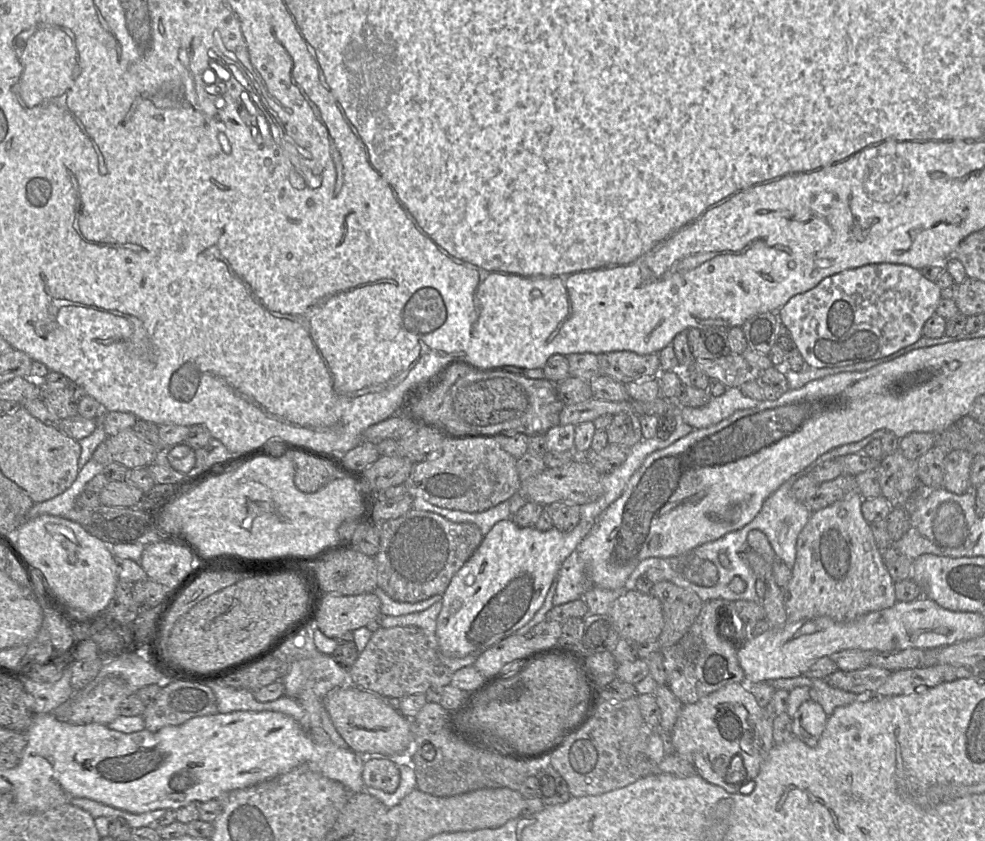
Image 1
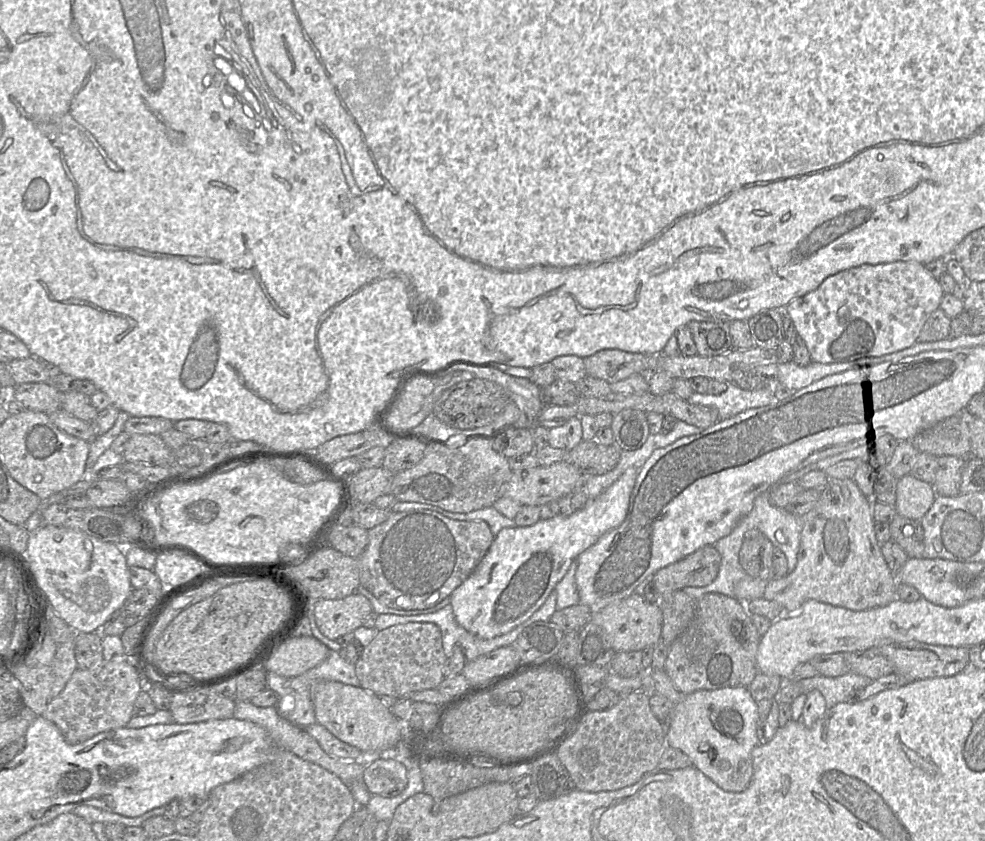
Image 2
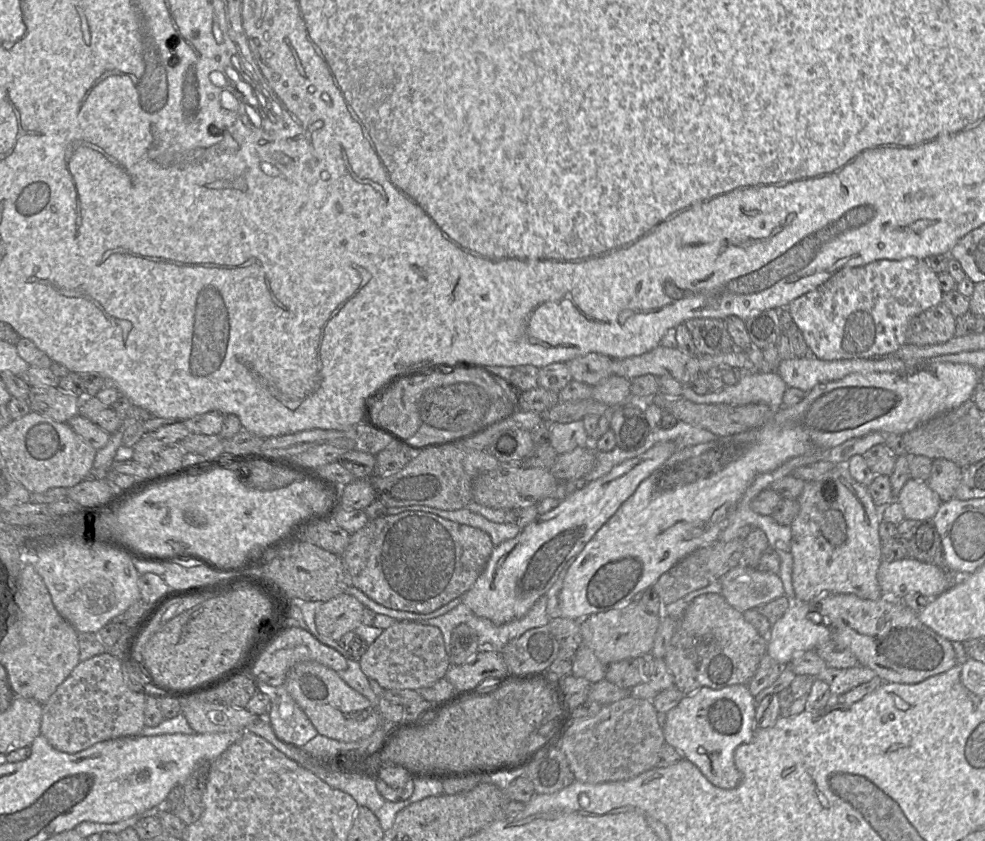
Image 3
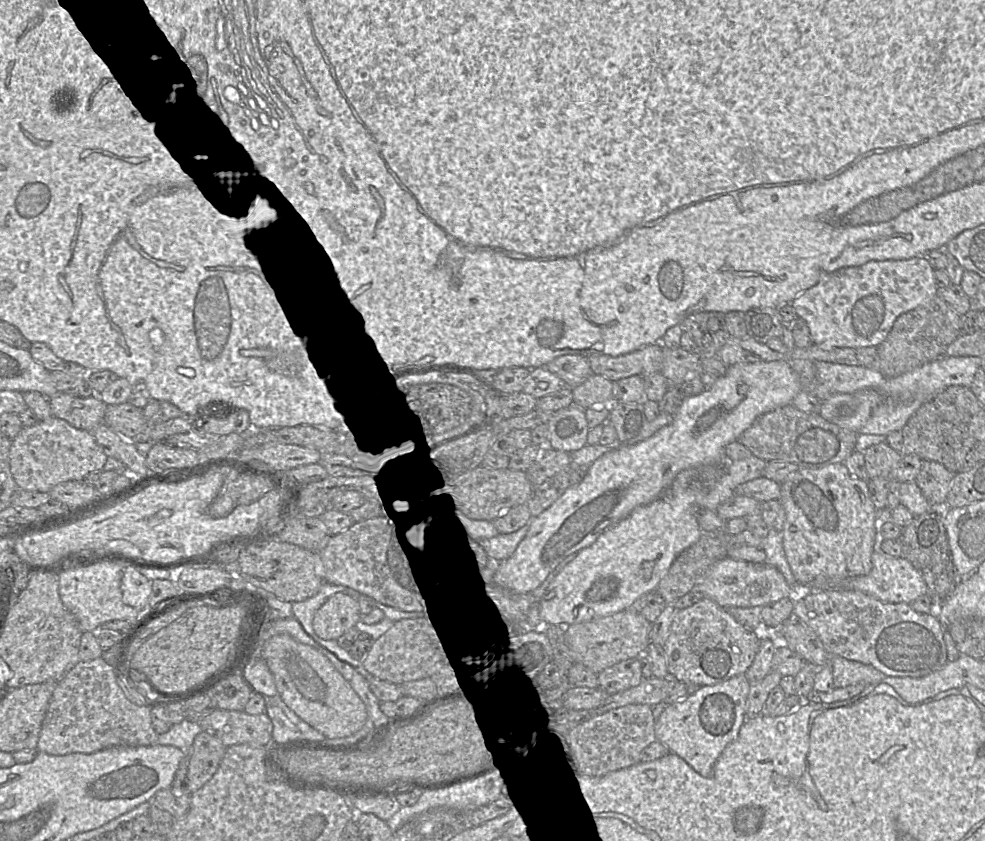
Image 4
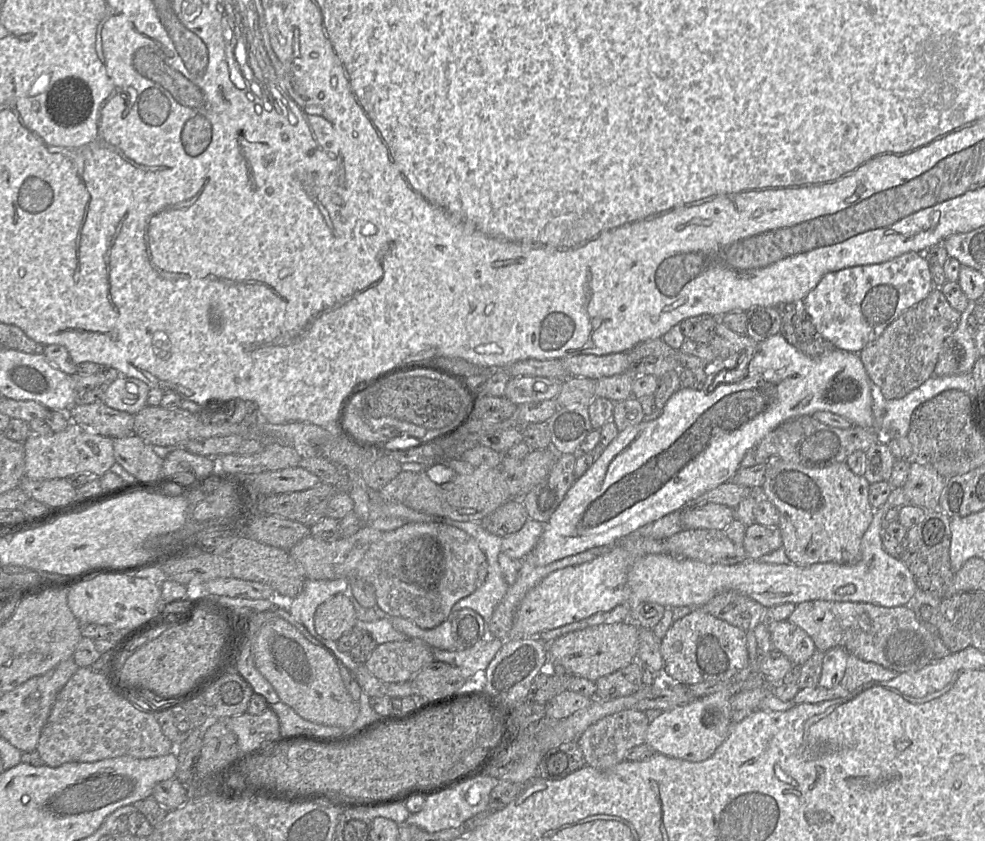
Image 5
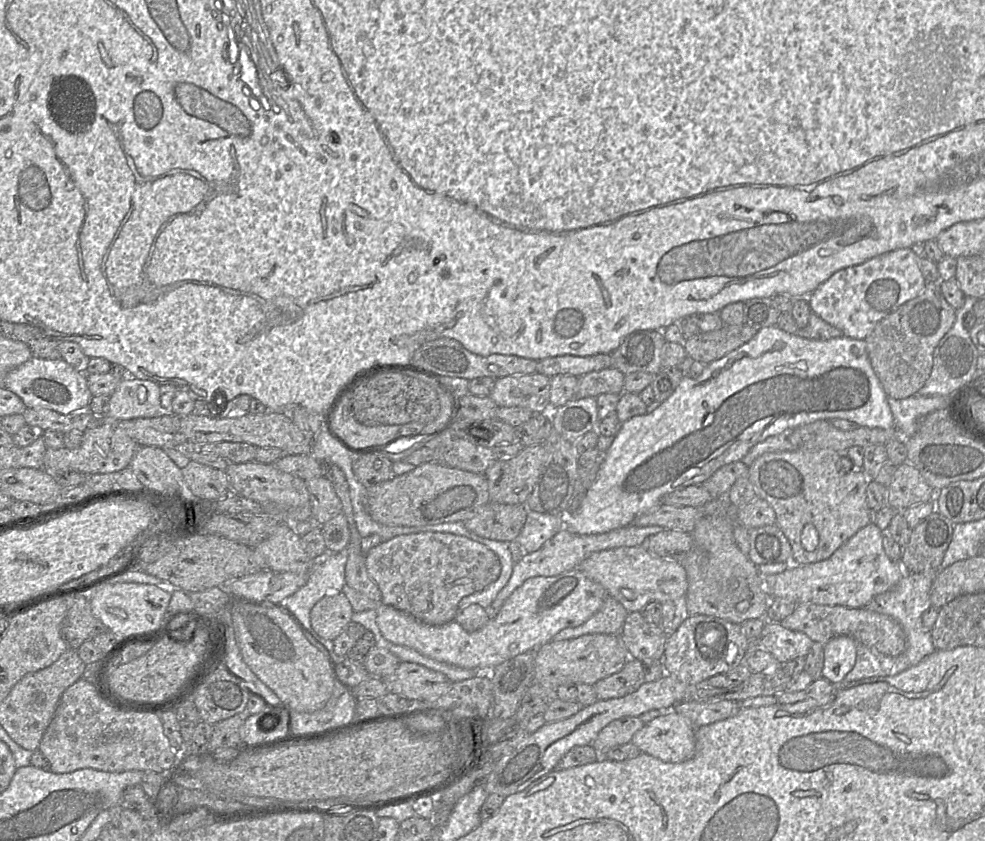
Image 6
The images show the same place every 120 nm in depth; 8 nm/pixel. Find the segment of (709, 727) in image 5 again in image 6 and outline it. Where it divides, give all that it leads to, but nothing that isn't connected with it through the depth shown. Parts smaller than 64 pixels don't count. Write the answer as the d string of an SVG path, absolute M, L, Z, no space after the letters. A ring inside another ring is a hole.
M667 710L638 730L630 742L664 762L683 762L694 756L695 730L686 717Z

